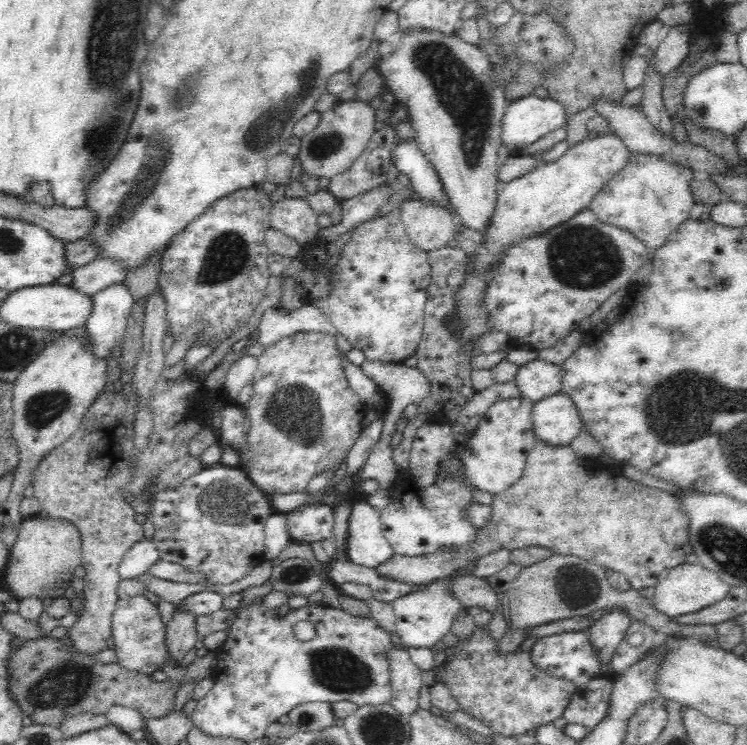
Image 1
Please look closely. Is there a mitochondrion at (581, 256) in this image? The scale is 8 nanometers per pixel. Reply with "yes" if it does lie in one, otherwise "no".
yes

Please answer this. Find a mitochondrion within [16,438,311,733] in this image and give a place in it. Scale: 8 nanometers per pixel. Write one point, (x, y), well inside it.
(65, 684)

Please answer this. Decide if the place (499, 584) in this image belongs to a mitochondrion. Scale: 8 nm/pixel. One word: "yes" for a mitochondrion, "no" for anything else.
no

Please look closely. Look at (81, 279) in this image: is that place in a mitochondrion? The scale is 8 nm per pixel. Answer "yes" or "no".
no

